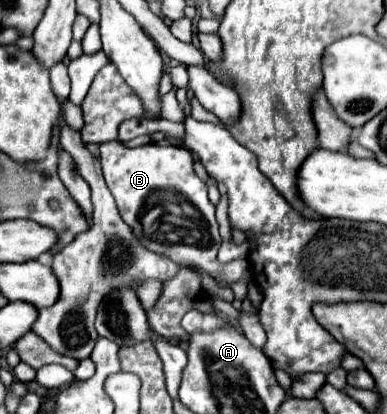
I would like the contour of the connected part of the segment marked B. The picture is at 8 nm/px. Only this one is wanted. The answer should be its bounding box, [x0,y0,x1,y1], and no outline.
[100,141,250,285]

